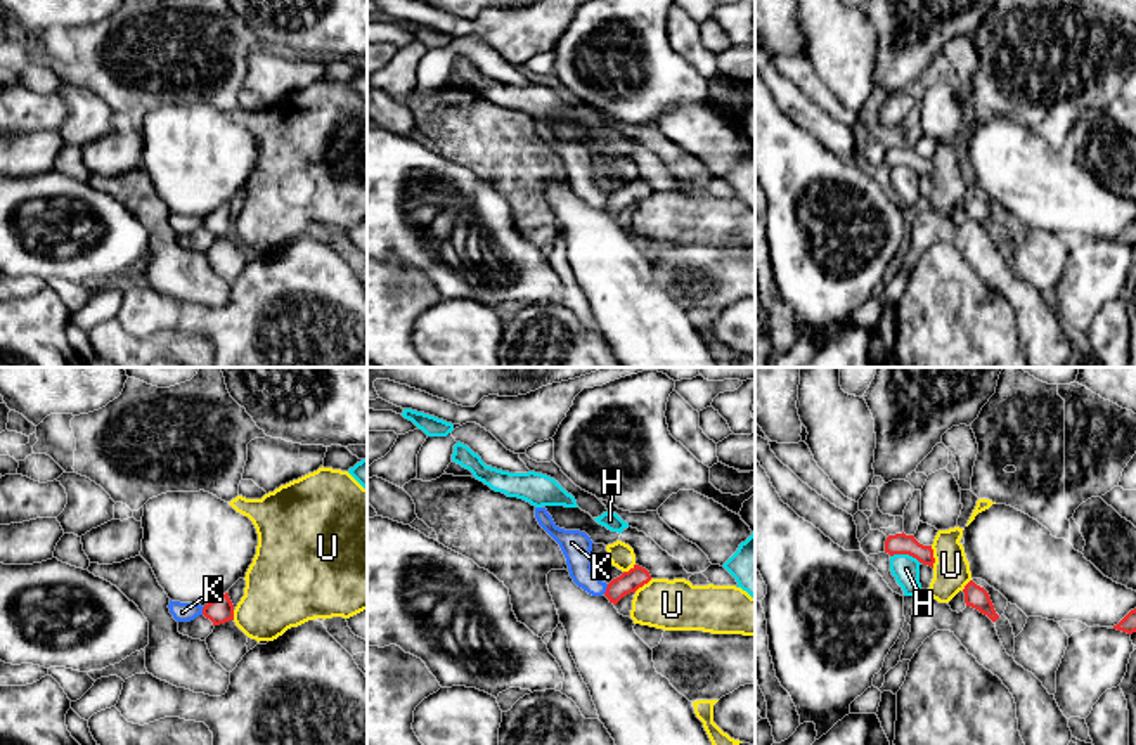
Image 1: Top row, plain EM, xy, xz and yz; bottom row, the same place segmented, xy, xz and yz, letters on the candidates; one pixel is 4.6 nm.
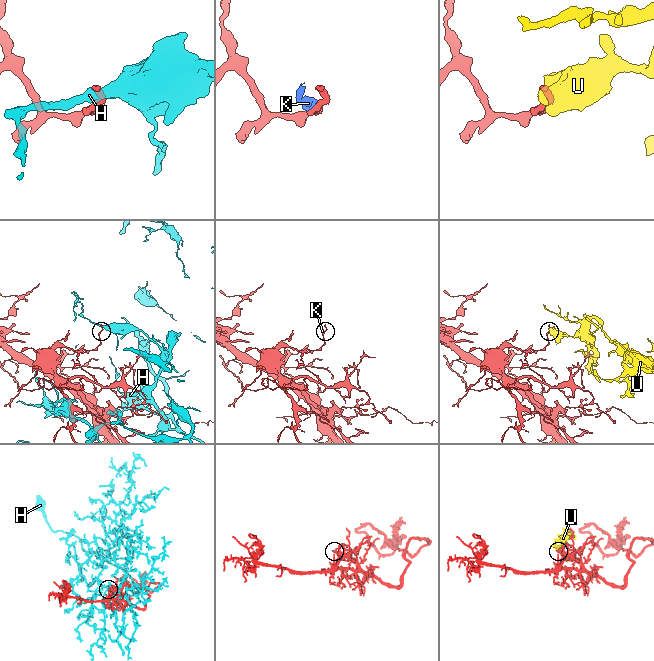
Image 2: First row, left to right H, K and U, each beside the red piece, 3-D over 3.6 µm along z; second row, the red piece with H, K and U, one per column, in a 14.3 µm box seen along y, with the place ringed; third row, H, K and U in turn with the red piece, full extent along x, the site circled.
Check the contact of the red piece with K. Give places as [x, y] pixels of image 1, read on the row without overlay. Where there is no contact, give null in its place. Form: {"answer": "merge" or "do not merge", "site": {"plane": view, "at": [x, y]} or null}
{"answer": "do not merge", "site": {"plane": "xz", "at": [606, 201]}}

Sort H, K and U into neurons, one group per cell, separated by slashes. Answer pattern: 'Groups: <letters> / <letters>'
Groups: H / K / U

